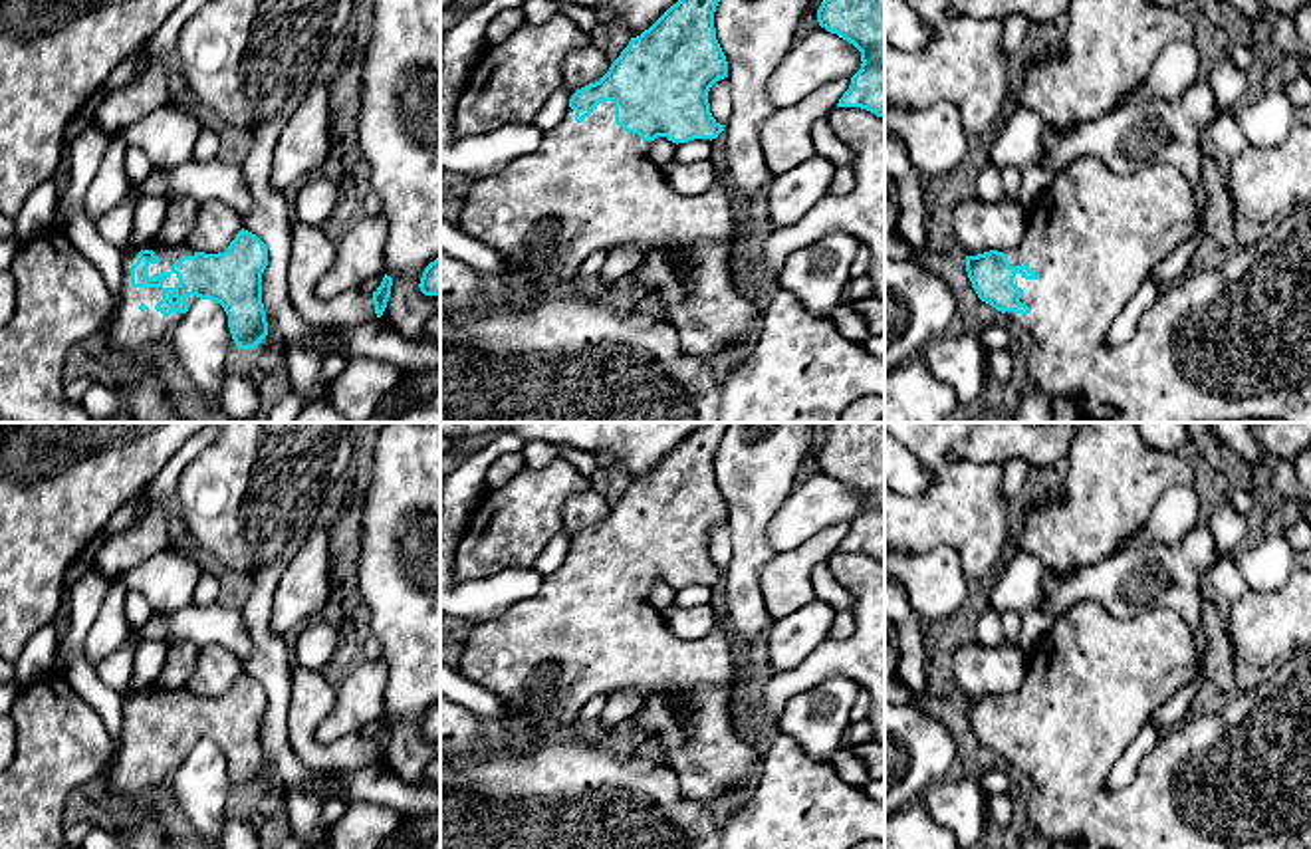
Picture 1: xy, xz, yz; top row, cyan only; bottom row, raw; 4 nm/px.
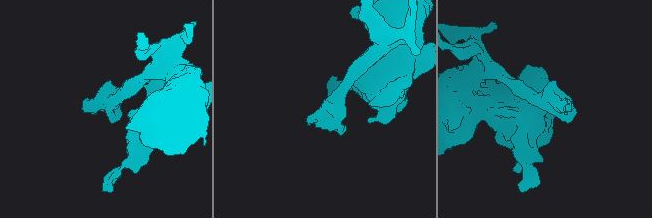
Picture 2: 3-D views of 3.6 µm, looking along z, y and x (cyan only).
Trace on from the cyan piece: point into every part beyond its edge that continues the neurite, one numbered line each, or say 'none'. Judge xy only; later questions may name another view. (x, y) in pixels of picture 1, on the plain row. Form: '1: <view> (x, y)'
1: xy (129, 774)

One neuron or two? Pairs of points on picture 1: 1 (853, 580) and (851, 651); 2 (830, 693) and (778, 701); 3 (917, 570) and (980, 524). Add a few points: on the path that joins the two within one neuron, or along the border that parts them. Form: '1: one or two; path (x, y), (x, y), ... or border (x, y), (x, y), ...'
1: one; path (863, 598), (863, 633)
2: two; border (830, 677), (796, 693), (778, 719)
3: two; border (905, 550), (927, 552), (951, 546), (968, 582)

